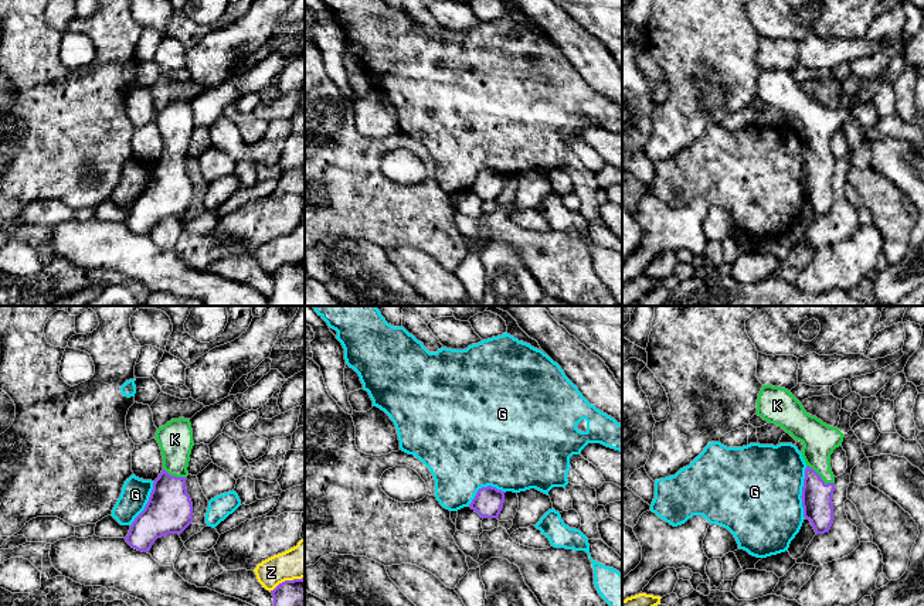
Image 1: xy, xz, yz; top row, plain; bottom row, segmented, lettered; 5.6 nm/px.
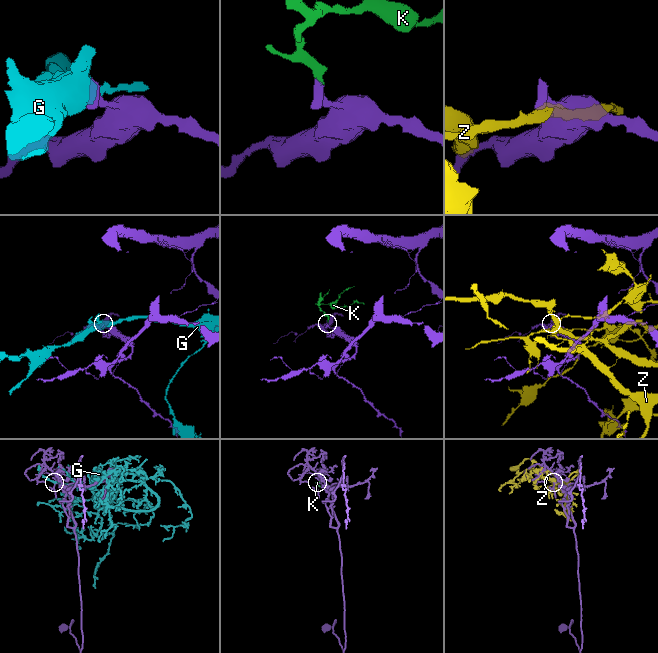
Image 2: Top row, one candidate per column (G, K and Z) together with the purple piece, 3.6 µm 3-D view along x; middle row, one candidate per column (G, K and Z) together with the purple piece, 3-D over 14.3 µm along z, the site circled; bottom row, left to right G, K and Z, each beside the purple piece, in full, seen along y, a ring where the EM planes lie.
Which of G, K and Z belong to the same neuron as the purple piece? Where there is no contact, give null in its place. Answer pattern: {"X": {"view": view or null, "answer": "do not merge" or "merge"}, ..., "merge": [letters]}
{"G": {"view": "yz", "answer": "do not merge"}, "K": {"view": "yz", "answer": "merge"}, "Z": {"view": "xy", "answer": "do not merge"}, "merge": ["K"]}

